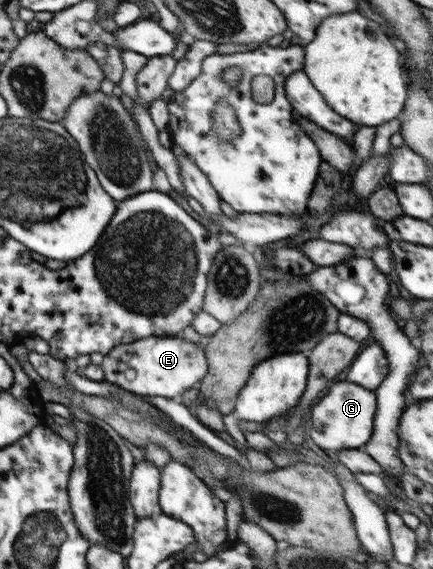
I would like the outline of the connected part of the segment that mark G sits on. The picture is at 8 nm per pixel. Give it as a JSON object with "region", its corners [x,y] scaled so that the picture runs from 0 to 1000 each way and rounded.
{"region":[[[799,668],[767,673],[755,692],[718,715],[716,766],[751,794],[760,791],[829,789],[831,784],[843,782],[859,770],[868,717],[866,687]]]}

